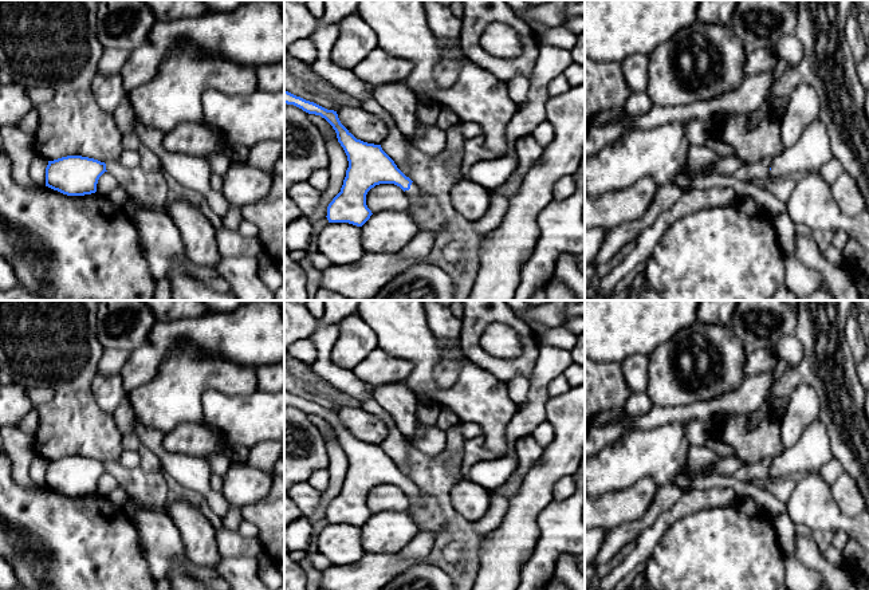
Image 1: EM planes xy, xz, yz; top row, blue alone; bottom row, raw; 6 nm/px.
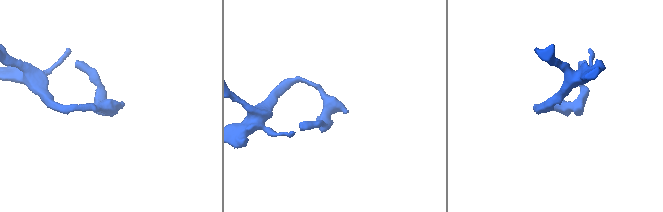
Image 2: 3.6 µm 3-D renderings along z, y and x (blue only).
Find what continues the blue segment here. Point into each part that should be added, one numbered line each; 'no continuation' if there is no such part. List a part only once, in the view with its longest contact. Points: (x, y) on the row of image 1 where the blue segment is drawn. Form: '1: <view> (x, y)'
1: xz (419, 204)

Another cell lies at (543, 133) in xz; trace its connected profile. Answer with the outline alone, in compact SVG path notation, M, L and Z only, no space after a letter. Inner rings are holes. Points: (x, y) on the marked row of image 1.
M544 119L530 134L542 148L546 148L554 138L554 127Z

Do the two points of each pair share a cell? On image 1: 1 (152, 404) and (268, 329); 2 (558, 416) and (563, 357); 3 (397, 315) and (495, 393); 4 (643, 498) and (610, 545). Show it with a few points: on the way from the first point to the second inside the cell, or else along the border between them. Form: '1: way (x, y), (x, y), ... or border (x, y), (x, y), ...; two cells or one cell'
1: border (193, 346), (209, 350), (235, 364), (254, 366); two cells
2: border (551, 397), (546, 402), (545, 419); two cells
3: way (421, 349), (424, 380), (439, 394), (461, 394); one cell
4: border (652, 502), (639, 518), (621, 522), (608, 531); two cells

